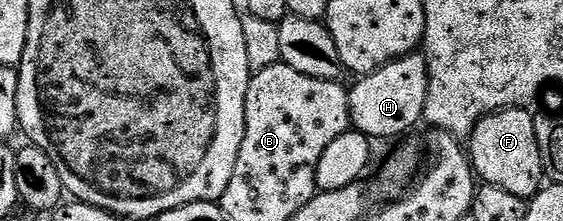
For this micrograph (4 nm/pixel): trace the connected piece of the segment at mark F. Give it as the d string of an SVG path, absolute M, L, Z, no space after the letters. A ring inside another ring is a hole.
M527 108L502 109L484 117L474 127L466 145L472 168L483 184L502 187L502 191L525 199L535 197L545 180L542 151L538 151L536 117L528 112Z

